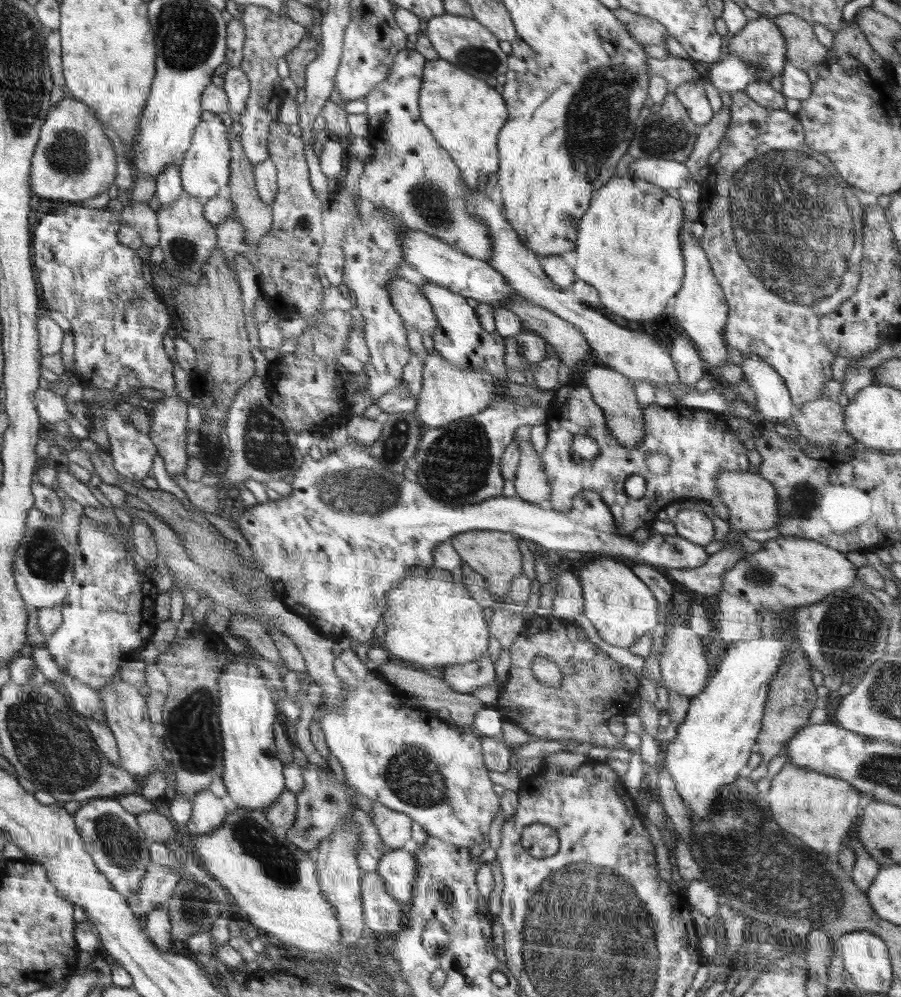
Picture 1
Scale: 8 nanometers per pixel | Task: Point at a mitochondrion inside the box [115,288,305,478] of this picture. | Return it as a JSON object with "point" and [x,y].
{"point":[266,447]}

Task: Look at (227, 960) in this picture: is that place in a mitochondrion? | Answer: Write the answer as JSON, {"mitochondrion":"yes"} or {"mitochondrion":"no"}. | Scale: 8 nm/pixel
{"mitochondrion":"no"}

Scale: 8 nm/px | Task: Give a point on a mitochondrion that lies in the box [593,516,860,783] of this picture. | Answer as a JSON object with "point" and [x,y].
{"point":[760,577]}

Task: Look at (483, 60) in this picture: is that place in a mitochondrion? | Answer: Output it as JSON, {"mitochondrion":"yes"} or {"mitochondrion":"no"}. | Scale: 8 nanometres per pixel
{"mitochondrion":"yes"}

